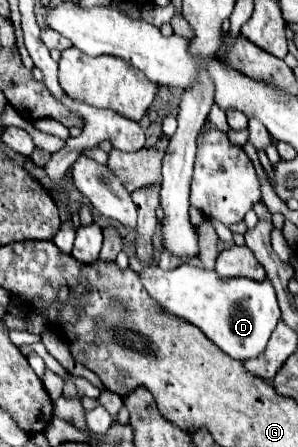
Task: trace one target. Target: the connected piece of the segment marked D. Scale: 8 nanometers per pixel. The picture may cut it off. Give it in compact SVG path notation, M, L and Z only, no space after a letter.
M145 264L139 272L139 278L149 296L155 298L167 314L191 322L227 356L237 360L247 360L261 354L281 318L269 278L263 282L247 278L221 278L215 270L201 270L195 266L161 270L157 264Z

